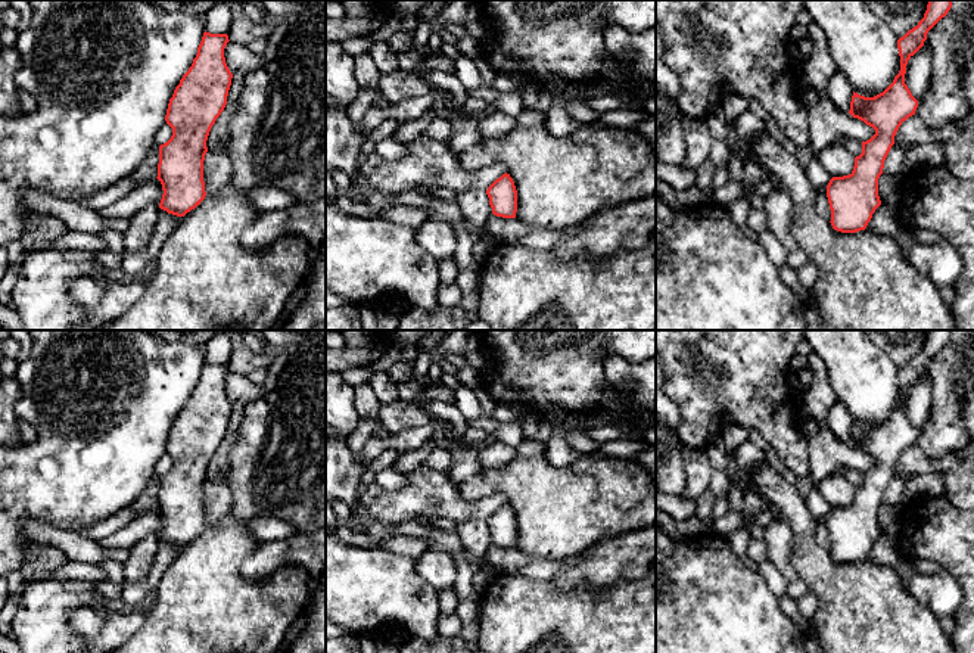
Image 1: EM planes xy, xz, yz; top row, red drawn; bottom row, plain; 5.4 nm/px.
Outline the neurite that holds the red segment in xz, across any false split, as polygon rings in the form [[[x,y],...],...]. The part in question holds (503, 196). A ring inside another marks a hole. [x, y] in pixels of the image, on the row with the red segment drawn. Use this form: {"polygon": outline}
{"polygon": [[[502,174],[486,190],[492,214],[502,218],[516,218],[517,190],[510,174]]]}

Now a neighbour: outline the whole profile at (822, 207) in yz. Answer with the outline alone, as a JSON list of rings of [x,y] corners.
[[[827,189],[818,190],[816,193],[816,211],[822,218],[831,221],[831,209],[827,198]]]

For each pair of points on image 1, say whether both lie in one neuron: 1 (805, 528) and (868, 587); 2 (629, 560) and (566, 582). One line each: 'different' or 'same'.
1: same
2: same

